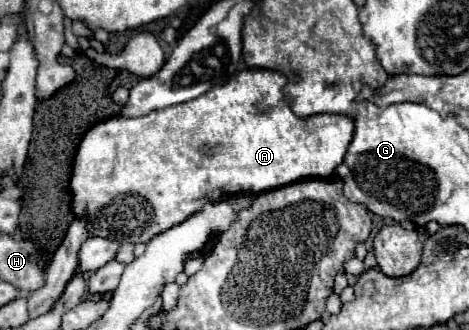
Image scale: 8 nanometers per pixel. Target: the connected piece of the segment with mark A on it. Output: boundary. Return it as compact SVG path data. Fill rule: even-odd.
M242 70L238 72L228 84L222 86L214 86L212 90L208 90L206 94L176 104L176 106L168 106L162 110L152 110L144 116L136 116L136 118L126 118L122 114L118 116L110 116L106 120L96 122L92 128L86 130L86 134L82 136L78 148L76 148L76 156L74 156L74 166L72 166L72 176L70 176L70 184L68 190L72 194L72 202L70 202L70 210L74 212L74 216L84 218L88 216L88 234L90 236L102 236L102 238L112 238L118 242L148 242L152 240L156 234L168 230L168 226L174 226L176 222L182 222L184 218L188 218L188 214L194 214L196 210L200 210L200 206L204 206L206 198L220 198L222 192L224 194L260 194L266 190L274 190L292 182L298 182L302 178L310 178L310 176L320 176L324 178L326 174L332 174L336 170L336 166L342 162L348 144L352 142L352 134L354 134L354 122L348 116L340 116L340 114L318 114L318 116L310 116L310 118L298 118L288 102L284 100L284 84L286 84L286 76L282 72L272 72L272 70ZM212 144L218 148L212 148L212 158L210 156L202 156L198 154L198 148Z

